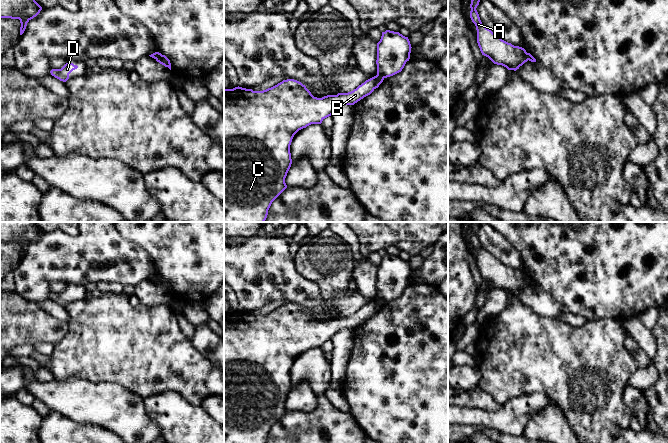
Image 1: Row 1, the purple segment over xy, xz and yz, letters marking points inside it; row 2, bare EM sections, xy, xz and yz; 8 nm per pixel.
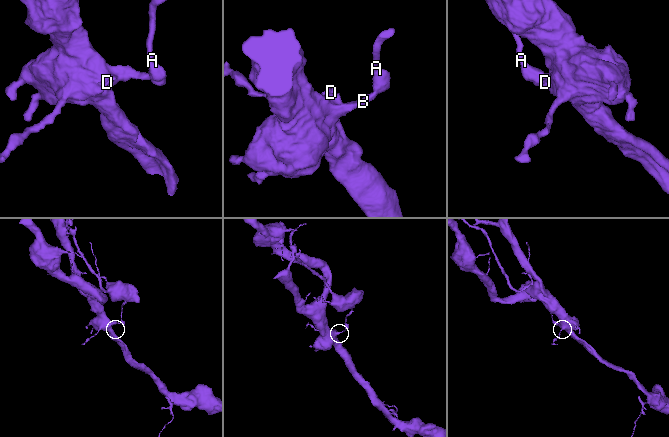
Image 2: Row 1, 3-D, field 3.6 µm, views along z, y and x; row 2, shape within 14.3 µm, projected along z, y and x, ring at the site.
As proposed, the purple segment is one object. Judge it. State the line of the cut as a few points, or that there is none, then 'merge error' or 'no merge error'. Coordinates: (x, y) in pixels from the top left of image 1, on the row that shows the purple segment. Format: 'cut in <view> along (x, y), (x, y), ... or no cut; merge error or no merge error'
cut in xz along (377, 74), (383, 79); merge error

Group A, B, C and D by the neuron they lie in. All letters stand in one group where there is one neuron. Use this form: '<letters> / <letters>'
A / B C D

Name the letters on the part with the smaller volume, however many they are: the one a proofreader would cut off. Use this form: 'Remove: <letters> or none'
Remove: A

